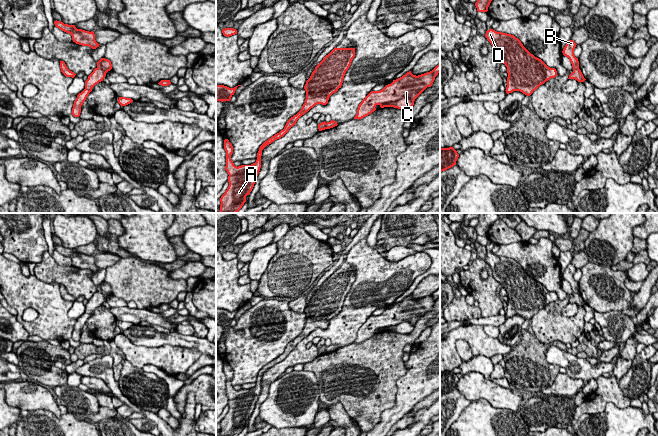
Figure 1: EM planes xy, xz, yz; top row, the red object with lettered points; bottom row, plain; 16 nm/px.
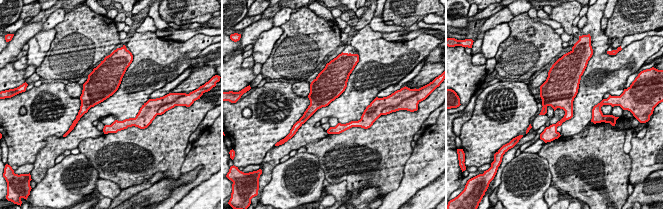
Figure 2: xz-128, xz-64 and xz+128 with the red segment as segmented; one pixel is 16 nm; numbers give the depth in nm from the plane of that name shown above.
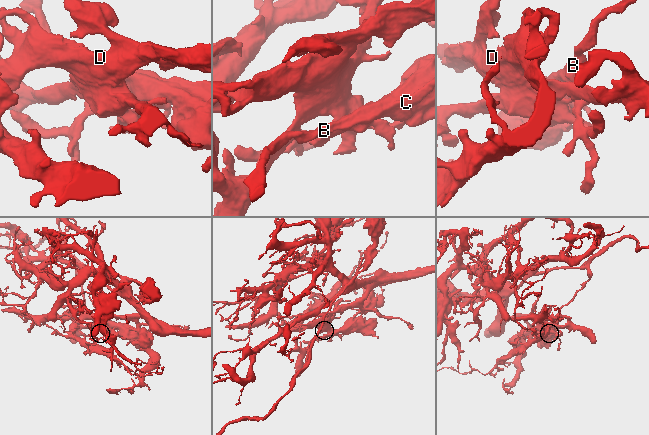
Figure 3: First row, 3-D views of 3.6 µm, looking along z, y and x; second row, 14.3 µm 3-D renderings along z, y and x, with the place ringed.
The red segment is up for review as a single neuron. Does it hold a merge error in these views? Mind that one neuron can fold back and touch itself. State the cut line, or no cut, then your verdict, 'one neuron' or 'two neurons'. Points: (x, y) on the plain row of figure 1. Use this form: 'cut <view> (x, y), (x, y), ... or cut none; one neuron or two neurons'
cut xz (413, 325), (407, 321), (401, 321), (395, 325), (379, 328); two neurons

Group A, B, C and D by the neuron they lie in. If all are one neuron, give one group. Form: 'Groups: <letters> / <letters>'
Groups: A D / B C

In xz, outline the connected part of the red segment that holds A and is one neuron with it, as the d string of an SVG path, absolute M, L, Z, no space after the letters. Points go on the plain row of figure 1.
M334 272L315 291L304 313L306 323L301 334L291 341L283 354L265 365L259 372L257 384L251 389L235 390L231 384L233 370L228 363L224 364L226 375L225 394L228 397L229 410L220 422L219 436L238 436L246 426L246 420L252 415L261 392L262 374L272 366L283 361L297 344L317 328L326 329L329 321L341 312L346 295L349 293L355 272Z

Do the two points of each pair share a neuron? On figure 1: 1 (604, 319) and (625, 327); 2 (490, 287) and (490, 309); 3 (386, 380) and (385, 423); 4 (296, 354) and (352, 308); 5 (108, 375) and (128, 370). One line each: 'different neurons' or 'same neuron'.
1: same neuron
2: same neuron
3: different neurons
4: same neuron
5: different neurons

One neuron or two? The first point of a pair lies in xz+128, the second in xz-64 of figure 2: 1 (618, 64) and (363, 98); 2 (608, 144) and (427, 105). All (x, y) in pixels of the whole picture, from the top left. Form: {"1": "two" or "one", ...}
{"1": "one", "2": "one"}

